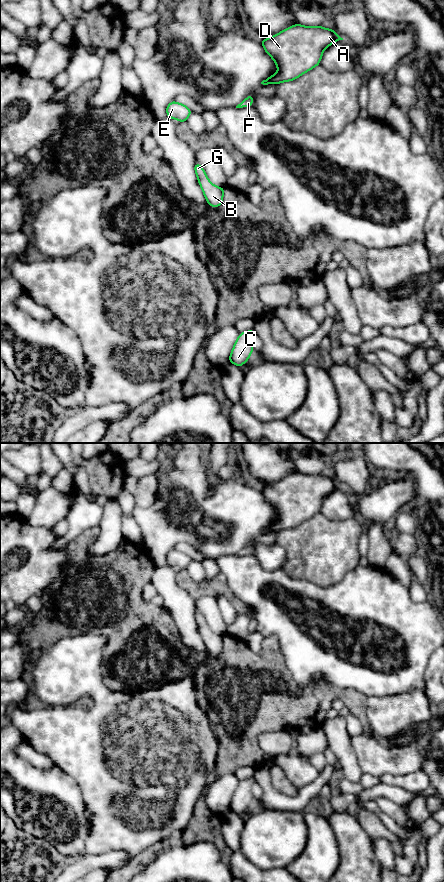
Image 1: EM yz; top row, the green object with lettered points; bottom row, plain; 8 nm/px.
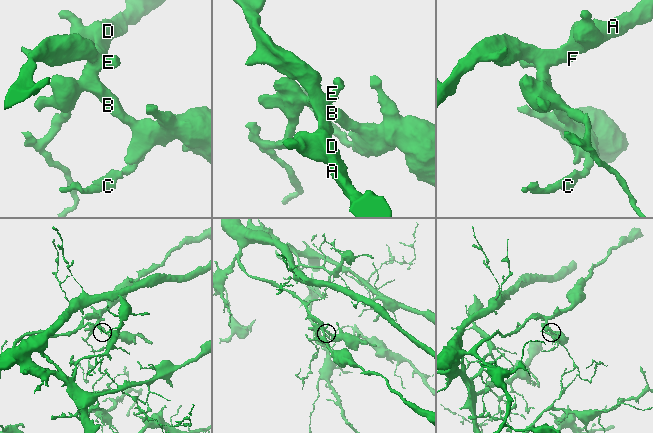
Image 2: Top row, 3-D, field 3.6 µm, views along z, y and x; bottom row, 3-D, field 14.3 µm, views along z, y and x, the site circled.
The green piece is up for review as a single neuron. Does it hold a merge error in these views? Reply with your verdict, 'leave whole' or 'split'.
leave whole

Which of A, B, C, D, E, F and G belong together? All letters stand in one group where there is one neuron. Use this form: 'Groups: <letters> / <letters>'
Groups: A B C D E F G

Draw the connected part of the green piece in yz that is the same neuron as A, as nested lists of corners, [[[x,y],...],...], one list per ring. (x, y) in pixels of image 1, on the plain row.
[[[295,472],[263,487],[261,493],[273,507],[278,519],[261,530],[263,533],[288,530],[320,513],[324,498],[343,488],[334,477]]]

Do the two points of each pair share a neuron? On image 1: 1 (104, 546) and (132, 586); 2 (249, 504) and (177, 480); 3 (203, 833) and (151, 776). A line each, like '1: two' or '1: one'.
1: two
2: one
3: two

